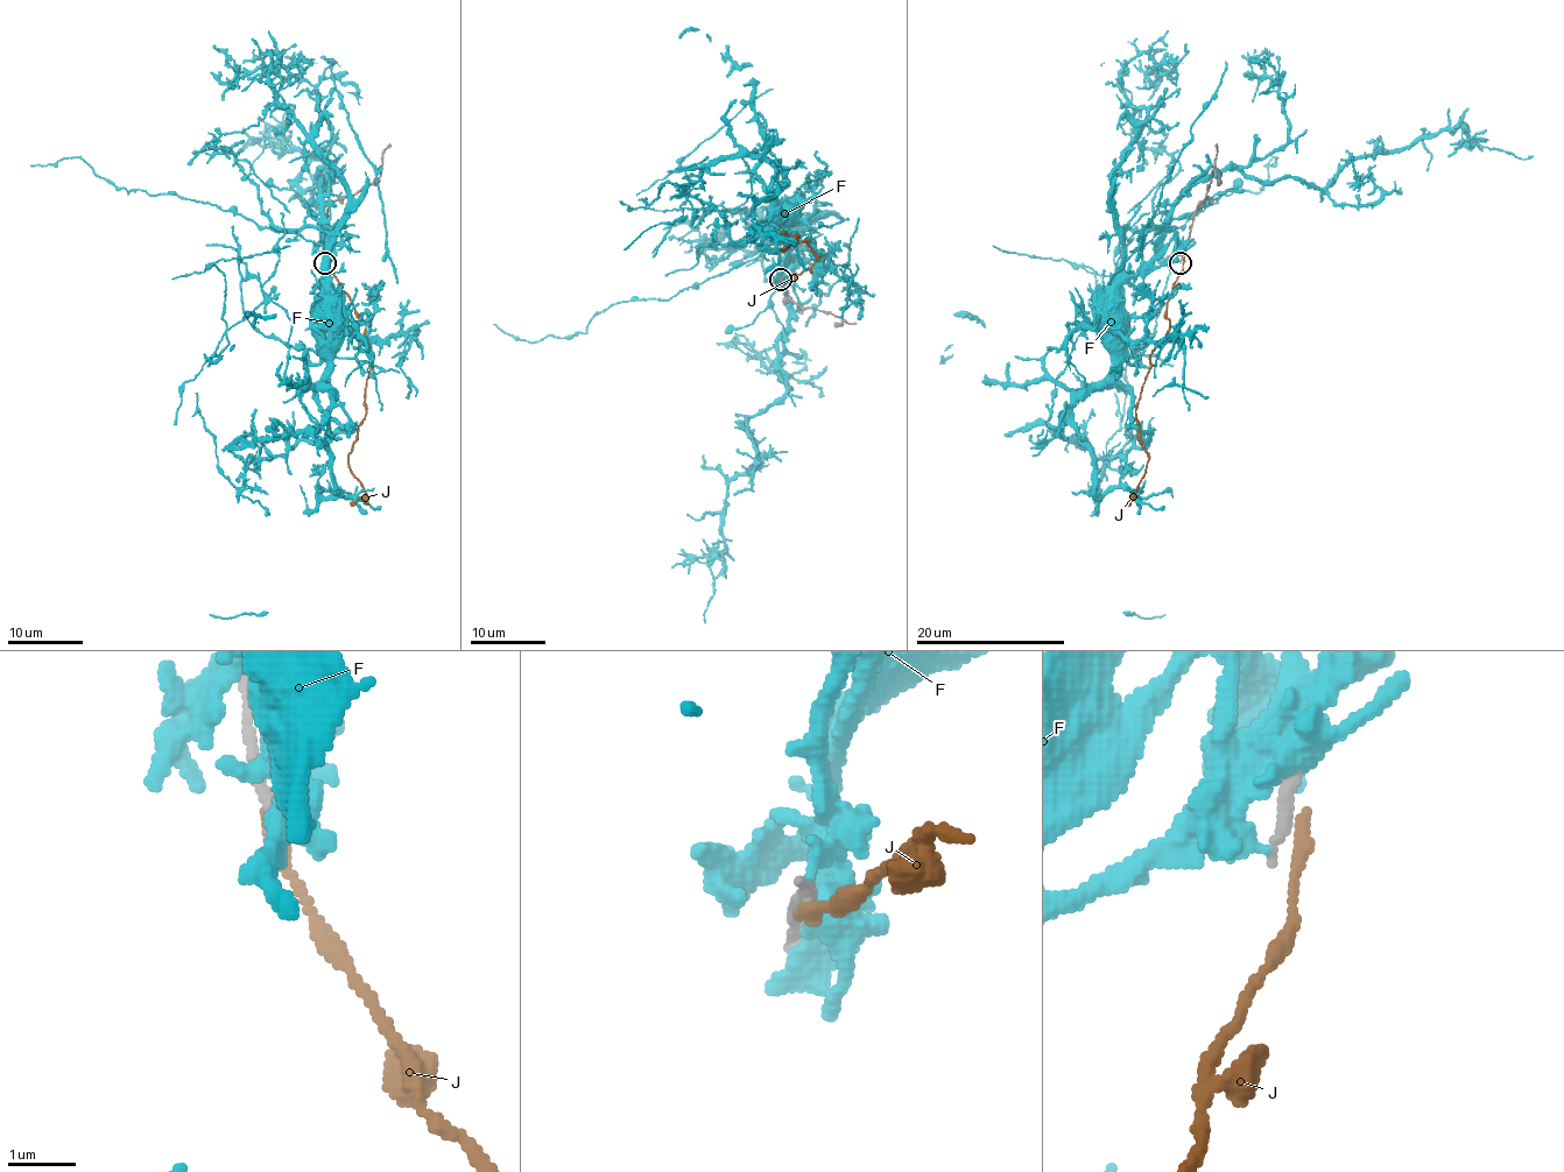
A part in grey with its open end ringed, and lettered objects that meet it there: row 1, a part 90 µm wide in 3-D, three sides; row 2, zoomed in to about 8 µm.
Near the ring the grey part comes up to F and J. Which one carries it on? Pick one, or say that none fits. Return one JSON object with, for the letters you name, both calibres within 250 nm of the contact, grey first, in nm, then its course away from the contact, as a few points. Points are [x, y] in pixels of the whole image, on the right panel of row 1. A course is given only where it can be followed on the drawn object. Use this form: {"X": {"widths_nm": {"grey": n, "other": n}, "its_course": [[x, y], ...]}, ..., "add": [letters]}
{"add": []}

